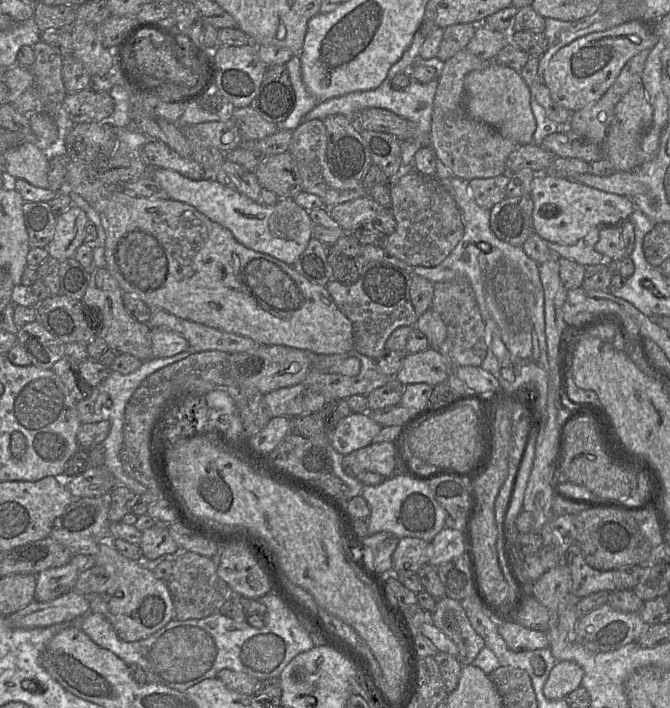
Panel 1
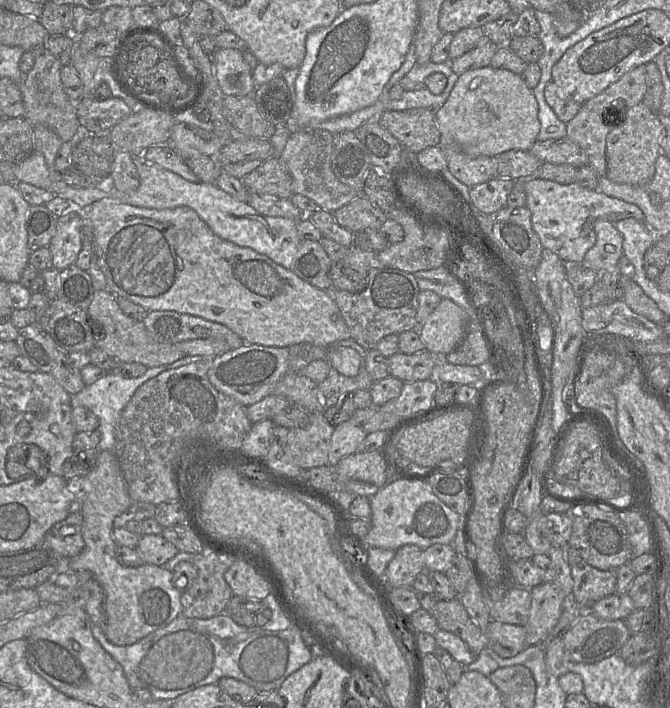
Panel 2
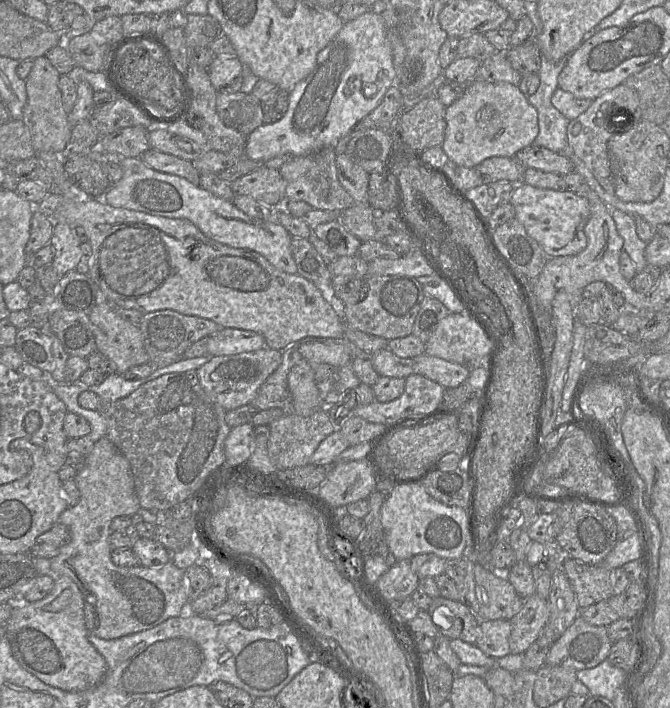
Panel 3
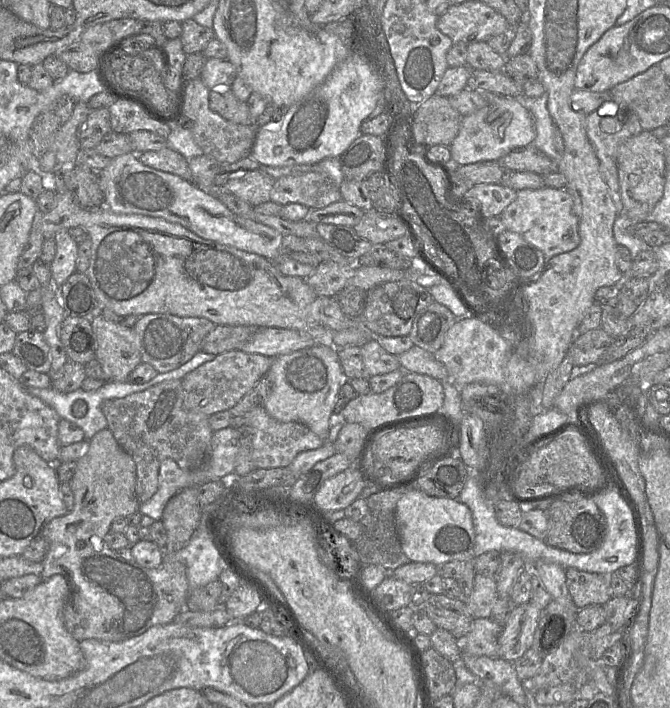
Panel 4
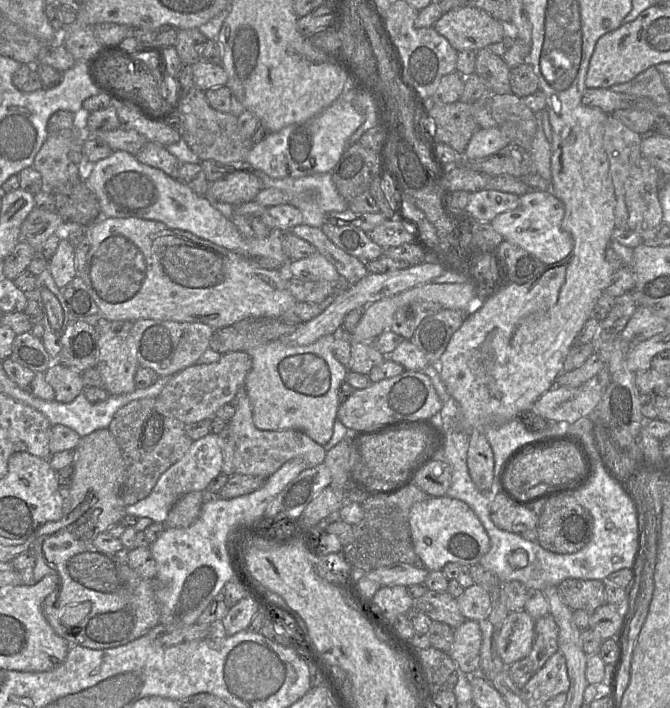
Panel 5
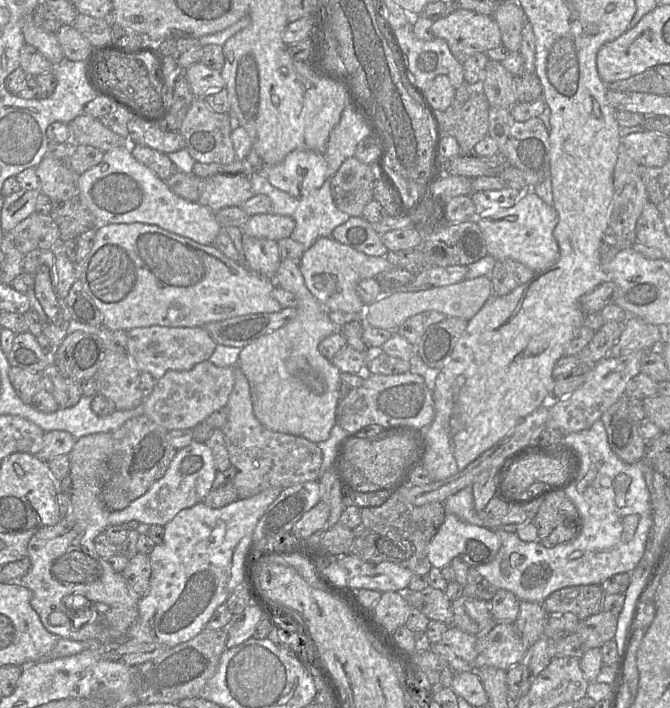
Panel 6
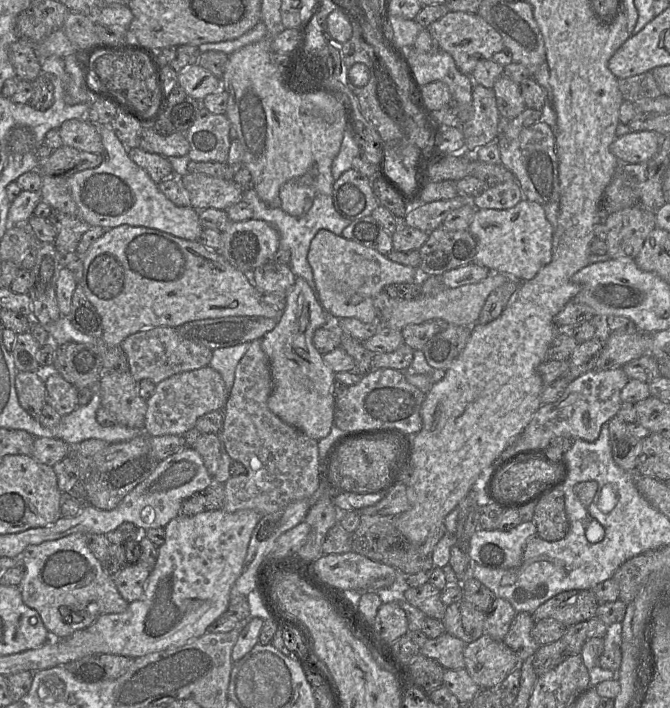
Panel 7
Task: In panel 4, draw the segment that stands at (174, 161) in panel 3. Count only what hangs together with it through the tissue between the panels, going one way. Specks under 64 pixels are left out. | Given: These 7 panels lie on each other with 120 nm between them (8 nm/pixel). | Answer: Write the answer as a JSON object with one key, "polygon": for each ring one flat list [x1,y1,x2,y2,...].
{"polygon":[[163,148,158,151,146,151,139,154,138,157,145,166,175,174,188,182,193,182,189,160,173,149]]}

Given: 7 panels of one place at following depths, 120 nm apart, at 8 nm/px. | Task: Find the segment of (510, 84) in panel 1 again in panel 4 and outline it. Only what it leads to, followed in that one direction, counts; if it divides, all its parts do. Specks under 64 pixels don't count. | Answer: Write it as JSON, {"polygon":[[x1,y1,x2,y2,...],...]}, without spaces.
{"polygon":[[497,97,488,106,462,117,459,133,449,146,453,166,497,161,513,149,532,144,535,137,530,112,515,97]]}

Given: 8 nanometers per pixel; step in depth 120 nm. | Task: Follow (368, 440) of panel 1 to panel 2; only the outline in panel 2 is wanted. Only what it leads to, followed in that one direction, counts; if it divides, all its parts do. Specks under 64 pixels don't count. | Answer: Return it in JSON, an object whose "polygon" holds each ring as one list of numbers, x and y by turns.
{"polygon":[[349,421,335,426,330,439,328,465,336,466,343,457,355,453,366,436,364,430]]}

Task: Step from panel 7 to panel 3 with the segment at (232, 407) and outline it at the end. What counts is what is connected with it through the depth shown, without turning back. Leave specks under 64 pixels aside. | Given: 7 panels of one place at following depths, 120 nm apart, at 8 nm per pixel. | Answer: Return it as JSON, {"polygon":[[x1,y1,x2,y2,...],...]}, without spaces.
{"polygon":[[324,410,316,411,310,416,286,413,286,415,273,421,268,426,270,429,267,443,268,455,278,470,309,464,312,454,321,441,335,430,329,416]]}

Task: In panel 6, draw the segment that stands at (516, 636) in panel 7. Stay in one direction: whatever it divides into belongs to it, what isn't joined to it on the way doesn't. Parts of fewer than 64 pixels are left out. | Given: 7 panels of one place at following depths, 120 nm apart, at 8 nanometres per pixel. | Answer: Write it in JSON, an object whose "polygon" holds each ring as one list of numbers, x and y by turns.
{"polygon":[[520,601,519,613,514,625,524,642,532,645,544,636,548,616,542,603]]}

